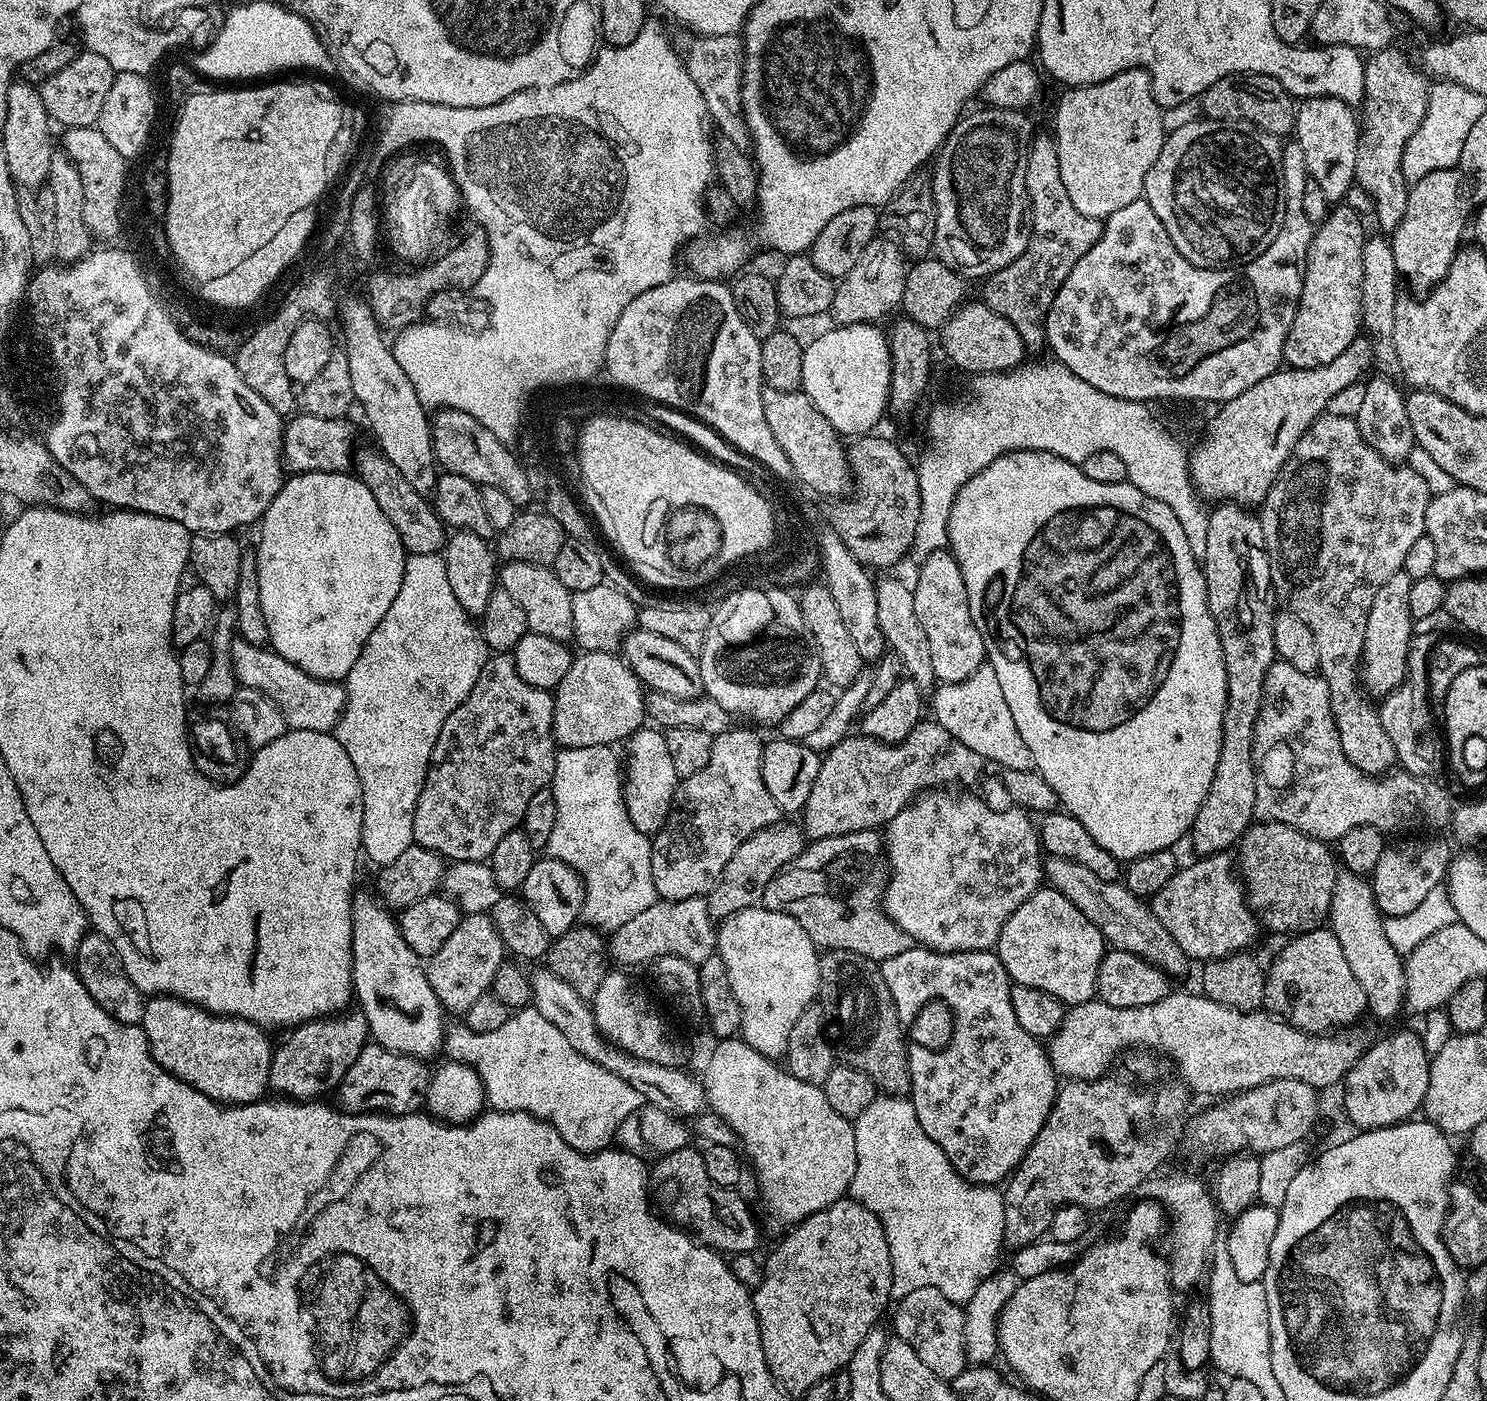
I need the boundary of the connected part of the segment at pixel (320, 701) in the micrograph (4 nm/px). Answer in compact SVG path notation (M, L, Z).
M242 639L233 642L233 668L237 685L261 691L266 698L276 703L289 729L314 730L317 734L328 734L335 729L344 707L348 705L348 694L343 683L334 680L319 680L306 670L286 662L271 647L251 644Z

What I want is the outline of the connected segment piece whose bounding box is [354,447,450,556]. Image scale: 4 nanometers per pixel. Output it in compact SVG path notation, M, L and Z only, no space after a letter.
M375 447L372 448L366 448L362 451L359 449L355 453L354 466L356 475L374 495L382 512L386 518L389 518L390 524L394 526L395 530L398 531L405 553L408 556L443 553L448 543L450 532L444 521L441 520L440 515L436 513L431 499L425 493L414 490L414 486L410 486L410 482L384 456L384 453Z

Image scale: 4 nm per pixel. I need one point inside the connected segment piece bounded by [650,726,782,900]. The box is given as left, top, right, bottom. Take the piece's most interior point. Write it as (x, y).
(714, 811)

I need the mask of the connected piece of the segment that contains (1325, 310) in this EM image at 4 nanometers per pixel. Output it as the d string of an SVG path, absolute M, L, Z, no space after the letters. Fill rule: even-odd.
M1340 202L1313 231L1298 310L1284 343L1283 363L1287 367L1324 366L1361 335L1362 250L1366 239L1363 222L1359 213Z

